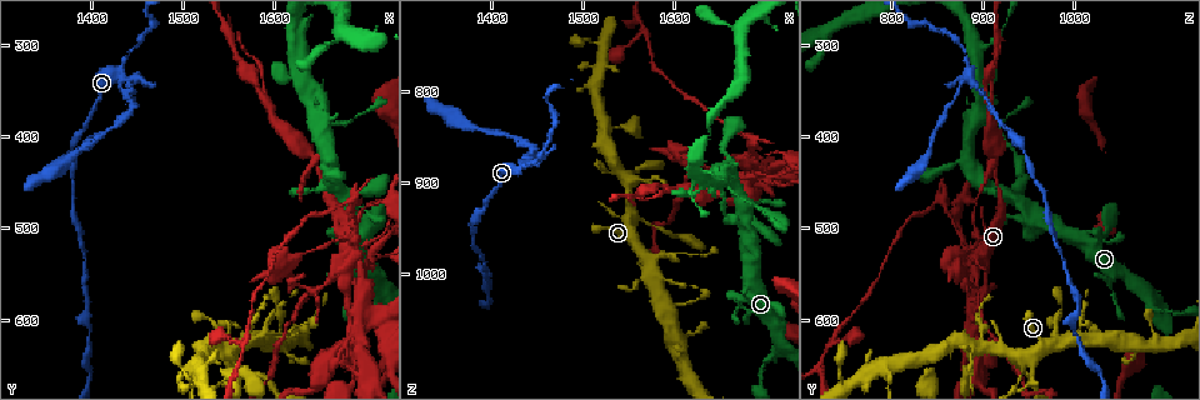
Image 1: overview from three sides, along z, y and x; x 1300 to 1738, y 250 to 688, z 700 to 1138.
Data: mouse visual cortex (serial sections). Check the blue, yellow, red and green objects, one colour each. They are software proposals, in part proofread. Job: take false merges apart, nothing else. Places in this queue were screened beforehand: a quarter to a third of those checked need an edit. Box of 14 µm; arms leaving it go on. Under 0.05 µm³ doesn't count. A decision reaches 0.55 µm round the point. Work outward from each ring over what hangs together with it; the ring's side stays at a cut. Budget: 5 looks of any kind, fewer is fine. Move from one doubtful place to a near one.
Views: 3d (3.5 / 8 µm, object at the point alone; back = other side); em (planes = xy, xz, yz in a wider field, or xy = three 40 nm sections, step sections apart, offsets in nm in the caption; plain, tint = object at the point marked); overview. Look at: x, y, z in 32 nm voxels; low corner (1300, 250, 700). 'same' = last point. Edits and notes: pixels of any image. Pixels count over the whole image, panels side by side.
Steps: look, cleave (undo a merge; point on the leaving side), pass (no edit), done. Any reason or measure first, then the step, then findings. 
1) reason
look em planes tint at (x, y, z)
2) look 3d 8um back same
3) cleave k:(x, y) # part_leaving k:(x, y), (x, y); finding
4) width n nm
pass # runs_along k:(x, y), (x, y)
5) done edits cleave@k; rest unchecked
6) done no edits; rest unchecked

abrupt turn
look 3d 3.5um back at (1645, 425, 915)

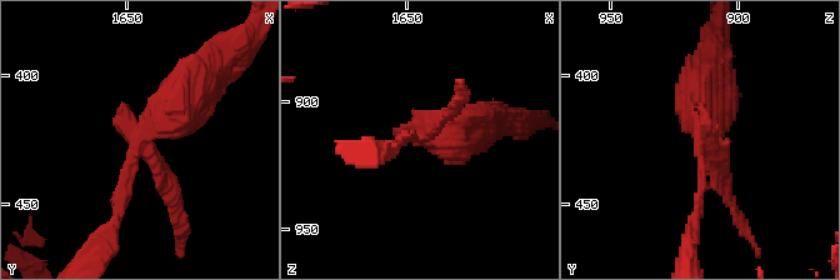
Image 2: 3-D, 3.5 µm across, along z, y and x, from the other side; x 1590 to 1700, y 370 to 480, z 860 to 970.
now the EM
look em xy step 2 tint at (1646, 426, 915)

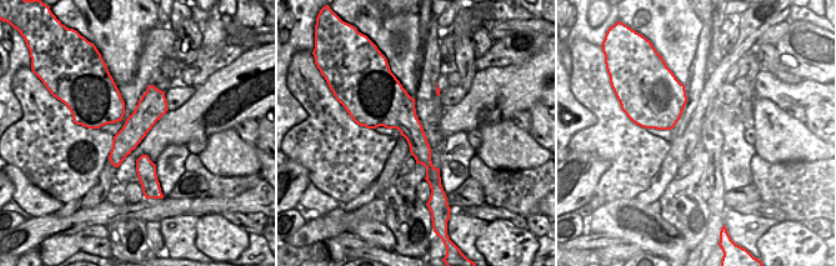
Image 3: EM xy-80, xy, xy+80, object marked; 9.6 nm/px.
pass # continuous, no second cell

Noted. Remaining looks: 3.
four or more arms meet
look 3d 8um at (1550, 640, 945)

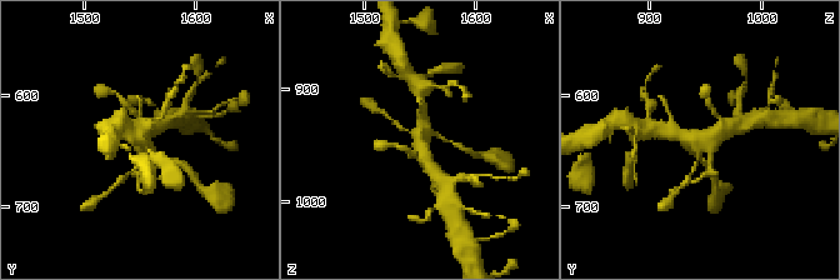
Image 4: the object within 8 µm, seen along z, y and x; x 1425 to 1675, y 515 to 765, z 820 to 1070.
closer look
look 3d 3.5um at (1550, 642, 948)

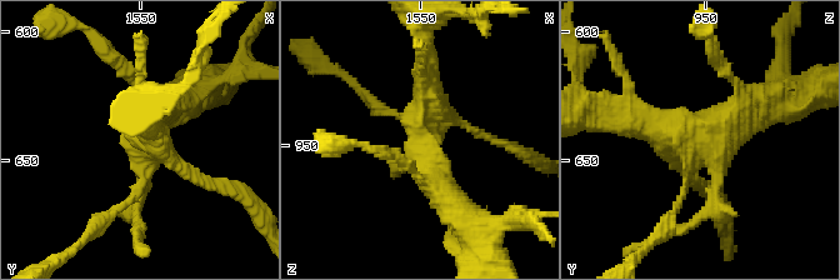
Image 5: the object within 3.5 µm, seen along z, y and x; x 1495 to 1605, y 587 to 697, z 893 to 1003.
need the tissue
look em xy step 5 tint at (1550, 640, 946)

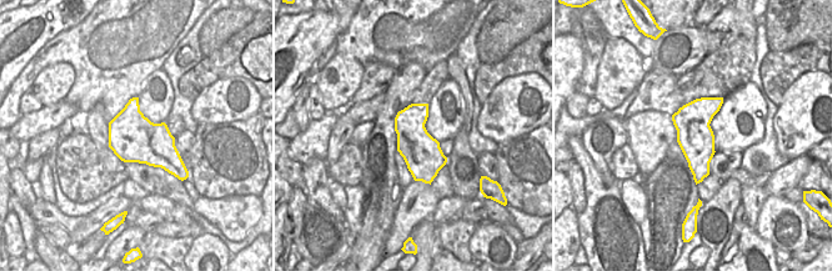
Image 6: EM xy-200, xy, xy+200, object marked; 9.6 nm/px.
pass # runs_along 5:(735, 83), (741, 105), (700, 136), (620, 118); one cell here

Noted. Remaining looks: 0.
done no edits; rest unchecked

